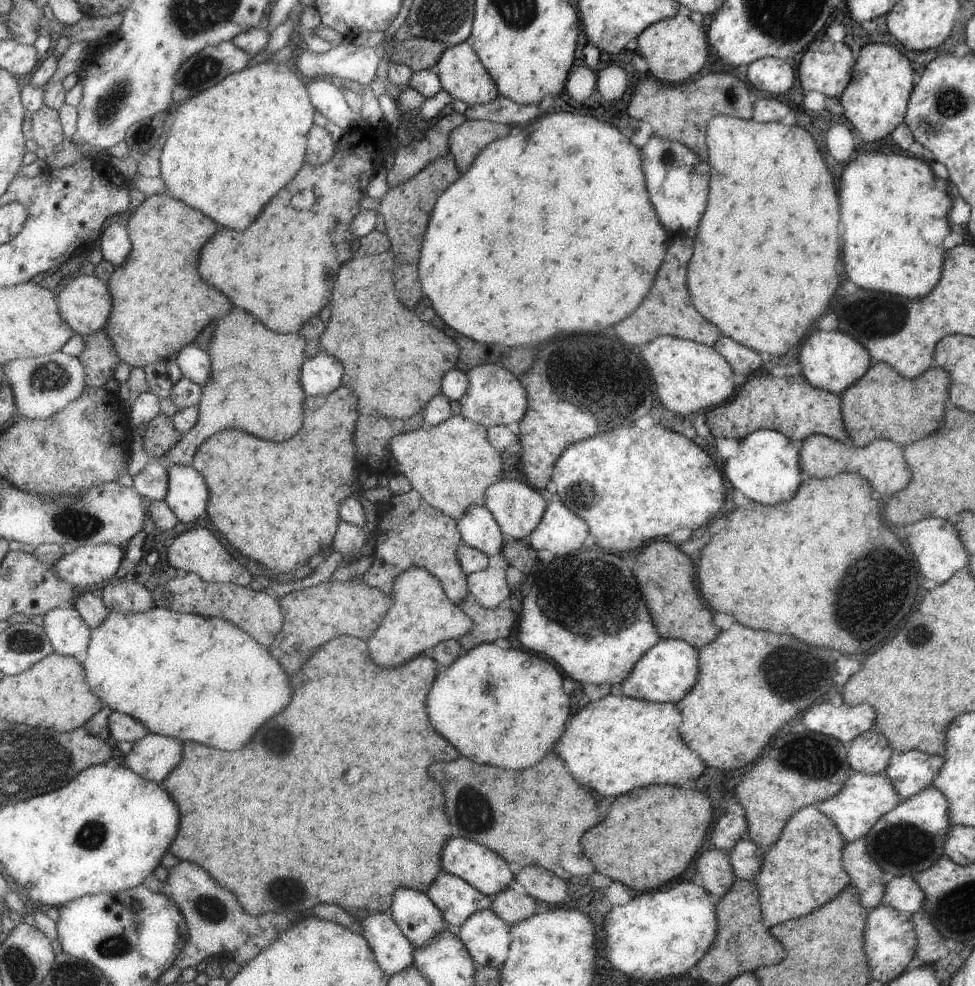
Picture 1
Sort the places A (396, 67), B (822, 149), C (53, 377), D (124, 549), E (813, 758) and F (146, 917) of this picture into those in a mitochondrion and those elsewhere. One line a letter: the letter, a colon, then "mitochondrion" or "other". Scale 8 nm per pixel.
A: other
B: other
C: mitochondrion
D: other
E: mitochondrion
F: other

